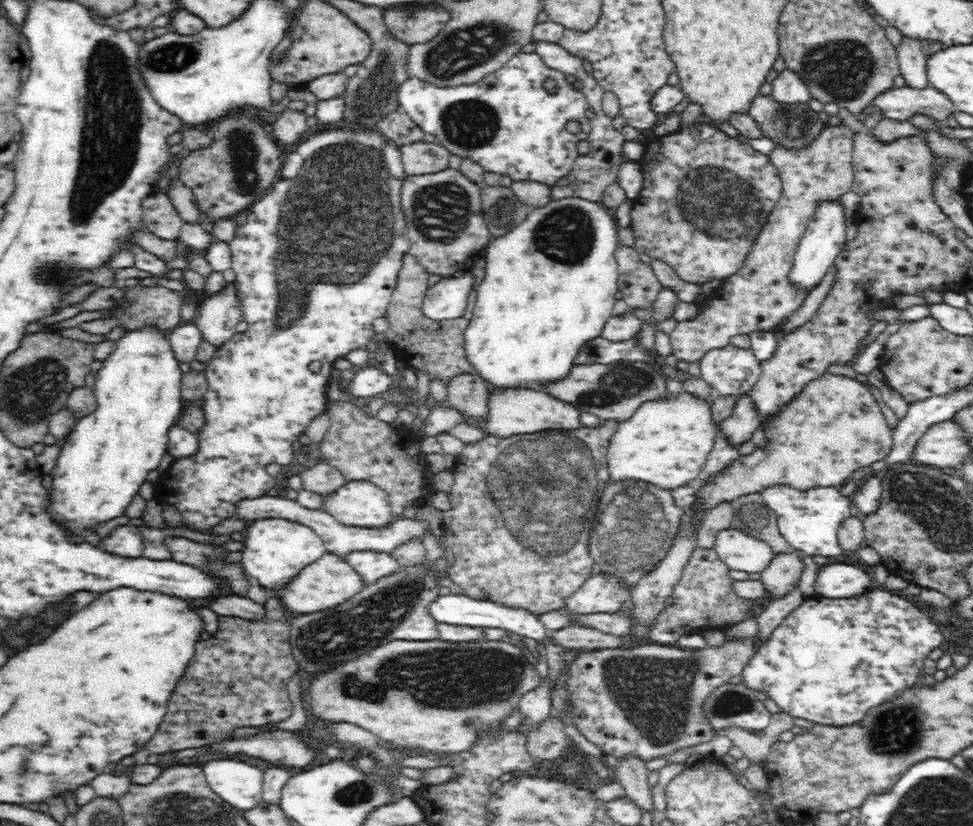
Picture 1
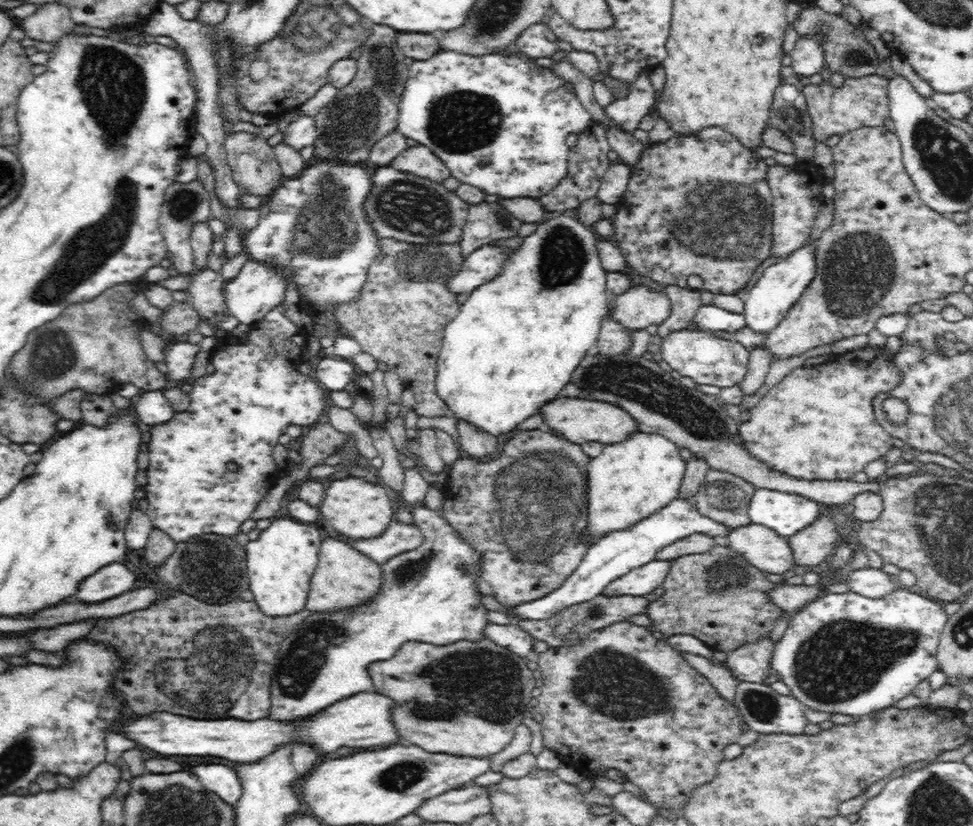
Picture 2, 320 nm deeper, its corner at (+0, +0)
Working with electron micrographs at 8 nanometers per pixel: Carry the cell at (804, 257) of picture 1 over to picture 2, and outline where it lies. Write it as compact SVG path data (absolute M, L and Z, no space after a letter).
M814 243L796 249L781 262L764 269L753 288L743 297L743 315L746 326L755 333L760 333L760 336L766 336L771 330L774 330L791 310L791 307L807 291L807 286L811 284L817 269Z

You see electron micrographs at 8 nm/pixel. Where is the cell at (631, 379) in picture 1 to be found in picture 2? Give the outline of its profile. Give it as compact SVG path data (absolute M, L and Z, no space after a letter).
M626 353L603 357L598 354L585 356L572 373L570 384L576 384L592 394L594 398L590 400L612 402L620 406L637 421L637 428L642 432L663 435L676 447L687 448L693 458L704 459L704 463L711 469L730 473L754 485L755 489L798 494L834 508L844 506L863 492L880 492L881 484L876 479L867 482L852 479L804 481L770 469L765 462L758 461L746 452L740 437L740 422L728 415L724 406L717 402L716 396L702 393L697 388L682 386L679 379L673 378L659 364L643 357Z

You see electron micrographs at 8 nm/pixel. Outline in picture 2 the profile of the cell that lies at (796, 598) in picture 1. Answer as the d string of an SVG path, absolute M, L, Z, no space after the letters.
M766 638L727 654L727 669L740 682L766 683L772 673L774 644Z

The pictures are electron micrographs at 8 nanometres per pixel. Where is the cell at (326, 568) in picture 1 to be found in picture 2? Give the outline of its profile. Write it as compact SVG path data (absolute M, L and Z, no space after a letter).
M326 538L319 548L316 570L309 582L309 593L305 608L317 613L352 609L361 603L367 603L381 589L381 565L368 555L362 554L346 542Z

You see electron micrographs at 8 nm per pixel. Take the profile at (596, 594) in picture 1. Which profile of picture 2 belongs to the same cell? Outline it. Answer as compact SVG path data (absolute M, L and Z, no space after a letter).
M656 560L630 570L613 580L604 590L606 596L644 596L661 586L670 572L672 561Z

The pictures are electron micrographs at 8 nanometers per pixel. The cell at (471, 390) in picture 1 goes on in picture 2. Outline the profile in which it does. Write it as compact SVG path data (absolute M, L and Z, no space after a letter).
M466 421L457 422L458 436L460 437L461 450L467 456L474 458L486 458L496 452L499 438L482 431Z

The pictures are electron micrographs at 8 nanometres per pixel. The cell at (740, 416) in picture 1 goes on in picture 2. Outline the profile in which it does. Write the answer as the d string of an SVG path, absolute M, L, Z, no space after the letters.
M760 342L756 348L749 351L747 372L739 382L745 394L754 394L764 384L764 378L773 360L773 354L769 352L764 342Z

